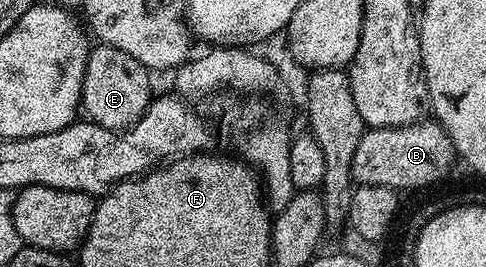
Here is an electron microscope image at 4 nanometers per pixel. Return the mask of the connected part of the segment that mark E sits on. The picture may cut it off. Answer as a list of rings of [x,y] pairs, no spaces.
[[[96,45],[92,49],[83,81],[82,109],[87,110],[86,117],[107,130],[122,132],[137,125],[151,102],[152,71],[147,70],[133,56],[121,52],[121,48]]]

